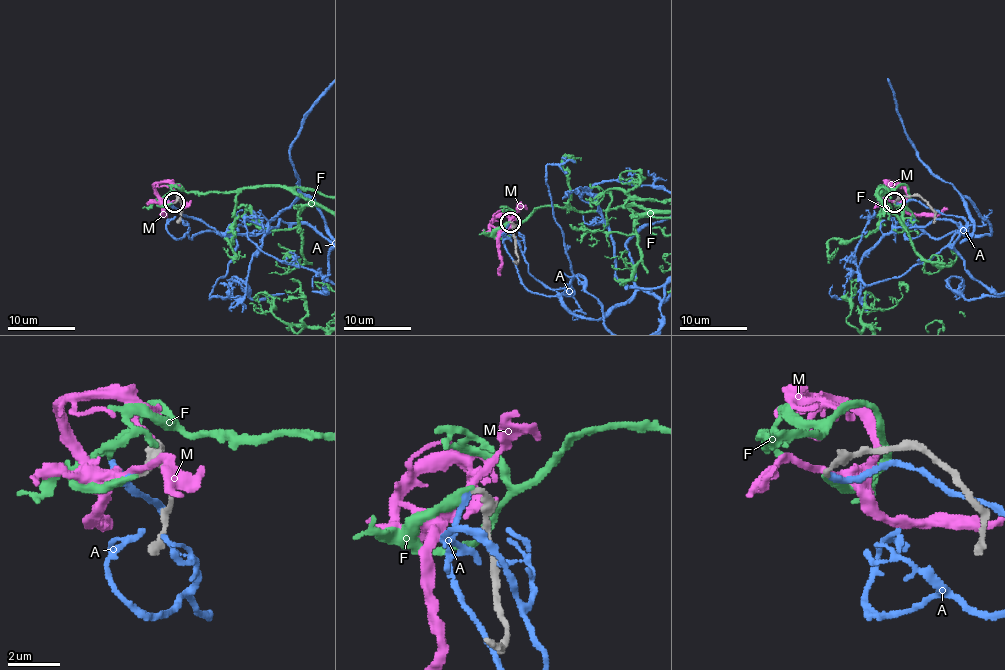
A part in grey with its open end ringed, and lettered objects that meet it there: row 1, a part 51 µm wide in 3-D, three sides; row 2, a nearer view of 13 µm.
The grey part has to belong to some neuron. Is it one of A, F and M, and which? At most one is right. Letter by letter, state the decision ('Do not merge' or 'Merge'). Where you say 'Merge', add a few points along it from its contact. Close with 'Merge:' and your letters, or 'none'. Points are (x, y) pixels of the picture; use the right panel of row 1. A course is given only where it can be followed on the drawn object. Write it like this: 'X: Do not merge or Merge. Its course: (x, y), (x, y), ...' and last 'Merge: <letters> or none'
A: Do not merge
F: Merge
M: Do not merge
Merge: F

